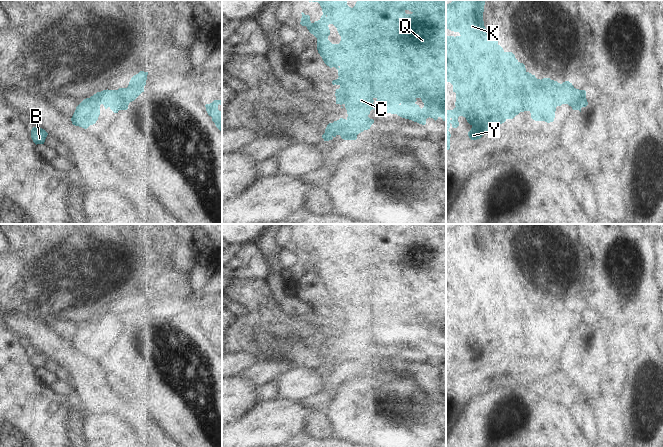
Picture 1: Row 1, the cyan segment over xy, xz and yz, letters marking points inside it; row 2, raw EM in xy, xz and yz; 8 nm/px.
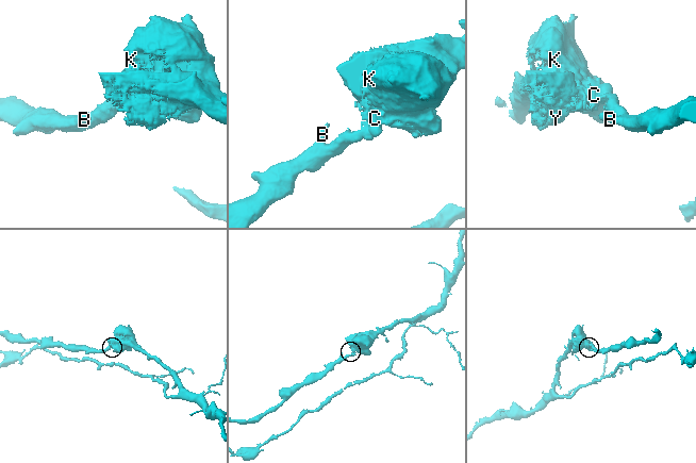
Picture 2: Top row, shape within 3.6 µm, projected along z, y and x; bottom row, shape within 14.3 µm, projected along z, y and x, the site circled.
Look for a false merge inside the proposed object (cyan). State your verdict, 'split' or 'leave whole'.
leave whole

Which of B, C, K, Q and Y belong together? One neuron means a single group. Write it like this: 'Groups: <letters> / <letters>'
Groups: B C K Q Y.

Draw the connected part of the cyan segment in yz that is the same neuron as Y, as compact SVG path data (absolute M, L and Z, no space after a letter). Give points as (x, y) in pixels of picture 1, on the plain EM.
M452 224L446 229L446 252L459 256L459 260L446 260L446 307L453 309L456 317L455 332L446 333L446 373L450 373L451 358L448 355L452 350L459 350L458 341L463 340L472 350L468 356L471 364L480 363L484 358L495 356L507 343L513 343L520 336L529 335L535 345L553 346L557 330L568 328L573 334L581 336L582 331L588 329L586 315L576 313L572 307L565 305L562 308L550 302L537 303L535 299L526 295L525 289L520 287L512 276L505 276L498 268L498 264L490 259L484 250L483 236L485 224Z

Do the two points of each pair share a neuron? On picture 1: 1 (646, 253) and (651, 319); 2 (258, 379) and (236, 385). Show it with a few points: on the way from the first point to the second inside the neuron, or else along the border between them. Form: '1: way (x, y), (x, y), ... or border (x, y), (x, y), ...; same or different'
1: border (652, 307), (640, 307), (631, 316); different
2: border (235, 375), (247, 379), (256, 386); different

